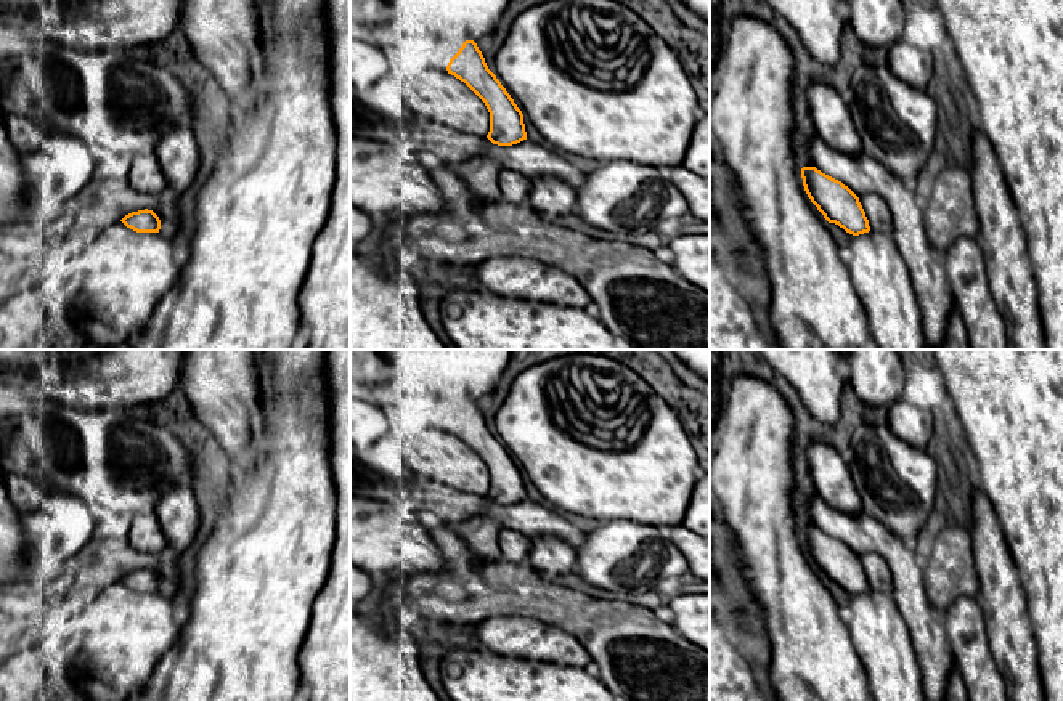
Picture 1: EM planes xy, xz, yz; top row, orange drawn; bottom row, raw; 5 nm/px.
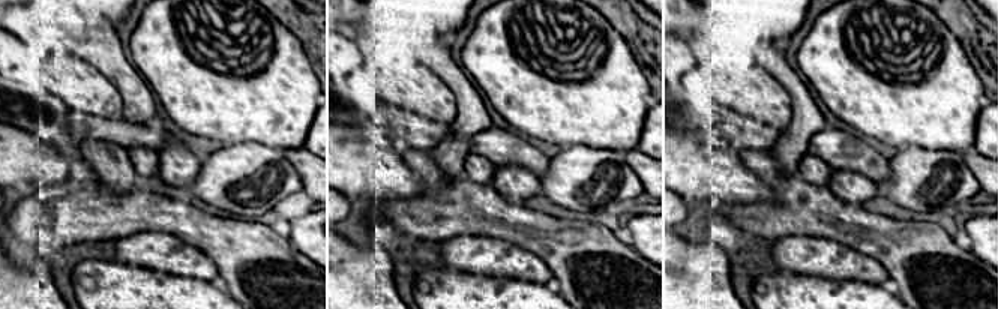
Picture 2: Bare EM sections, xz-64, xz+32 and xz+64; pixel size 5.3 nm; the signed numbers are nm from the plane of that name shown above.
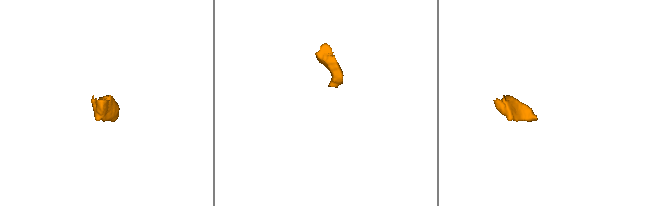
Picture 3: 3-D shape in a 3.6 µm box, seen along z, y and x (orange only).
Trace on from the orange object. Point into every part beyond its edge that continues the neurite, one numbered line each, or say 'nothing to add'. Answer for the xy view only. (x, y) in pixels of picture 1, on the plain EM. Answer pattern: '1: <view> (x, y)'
nothing to add

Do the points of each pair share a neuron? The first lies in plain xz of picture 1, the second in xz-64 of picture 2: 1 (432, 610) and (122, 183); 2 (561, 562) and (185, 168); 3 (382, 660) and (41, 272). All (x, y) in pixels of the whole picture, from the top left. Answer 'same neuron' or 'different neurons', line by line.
1: different neurons
2: same neuron
3: same neuron

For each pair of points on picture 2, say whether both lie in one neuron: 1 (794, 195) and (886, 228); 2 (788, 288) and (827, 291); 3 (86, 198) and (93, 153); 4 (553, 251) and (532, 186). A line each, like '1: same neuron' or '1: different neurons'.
1: same neuron
2: same neuron
3: different neurons
4: different neurons

